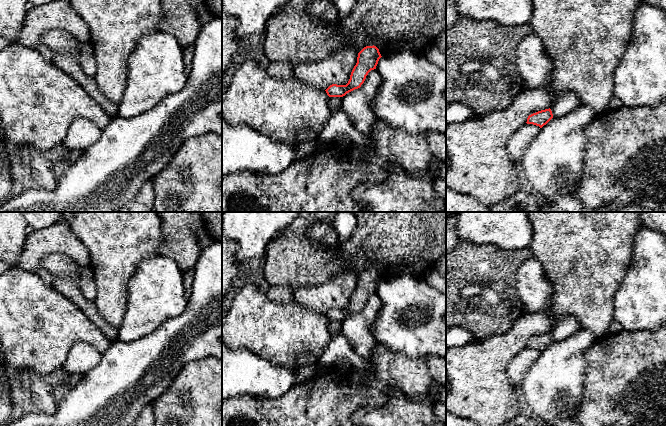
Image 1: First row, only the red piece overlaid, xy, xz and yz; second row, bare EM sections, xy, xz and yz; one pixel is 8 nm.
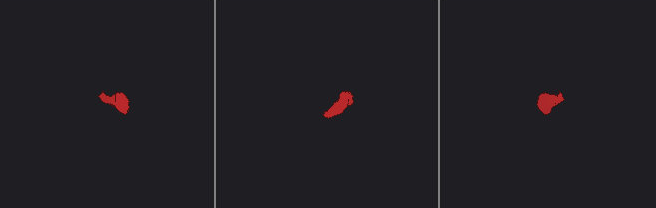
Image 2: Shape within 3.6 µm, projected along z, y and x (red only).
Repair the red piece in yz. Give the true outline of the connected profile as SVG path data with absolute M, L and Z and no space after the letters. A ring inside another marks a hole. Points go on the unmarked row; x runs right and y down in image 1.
M549 332L549 333L541 334L541 335L538 335L536 337L529 339L526 347L533 348L542 352L552 342L553 342L553 338L552 338L551 333Z

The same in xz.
M374 269L366 270L358 277L357 287L351 296L348 307L346 309L332 308L325 314L329 320L328 330L331 335L341 332L343 320L361 311L368 297L376 293L381 281L379 273Z

